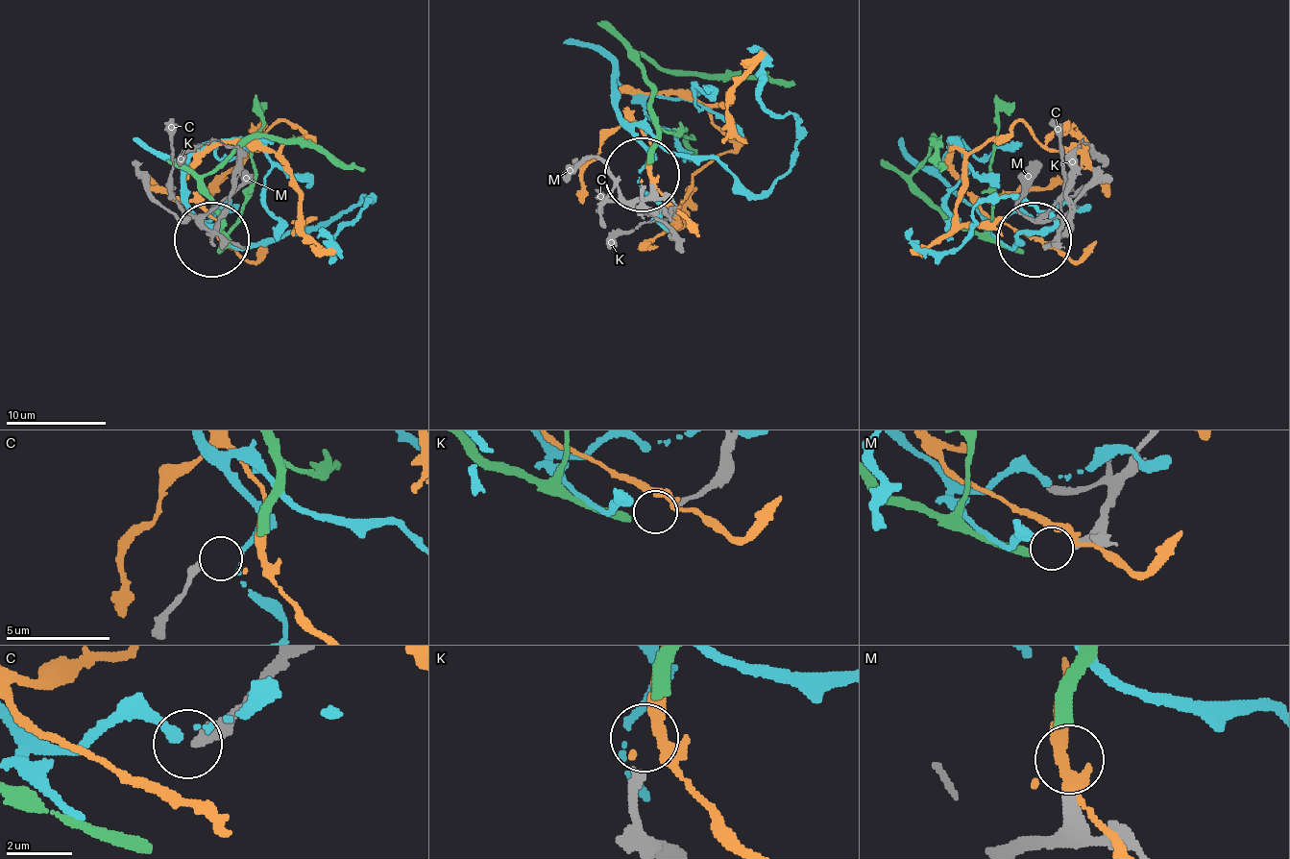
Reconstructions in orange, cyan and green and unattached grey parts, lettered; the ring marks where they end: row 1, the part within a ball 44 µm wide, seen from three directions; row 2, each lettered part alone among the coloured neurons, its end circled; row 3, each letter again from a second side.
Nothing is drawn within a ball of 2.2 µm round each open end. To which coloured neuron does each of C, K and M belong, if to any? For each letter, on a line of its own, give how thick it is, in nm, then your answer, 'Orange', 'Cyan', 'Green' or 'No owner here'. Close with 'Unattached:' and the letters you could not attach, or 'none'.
C: Thickness 400 nm. Cyan
K: Thickness 200 nm. No owner here
M: Thickness 400 nm. Green
Unattached: K

